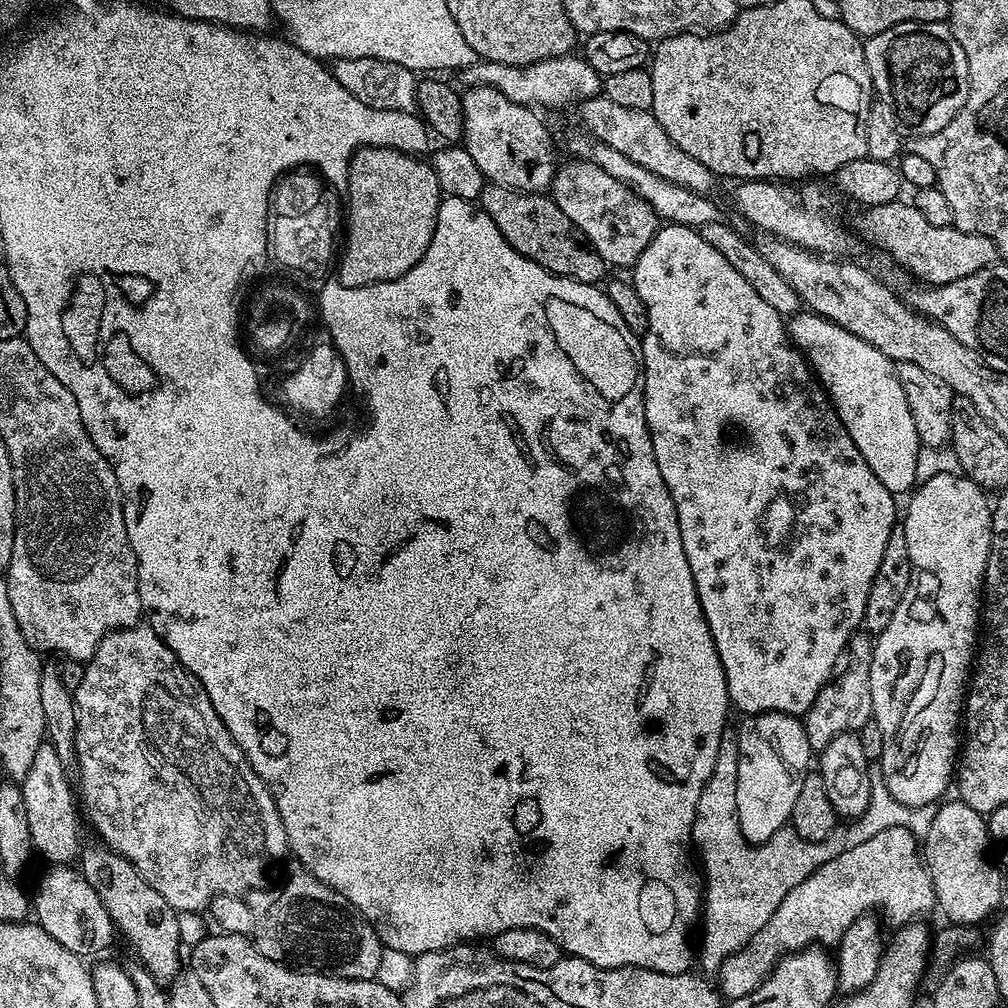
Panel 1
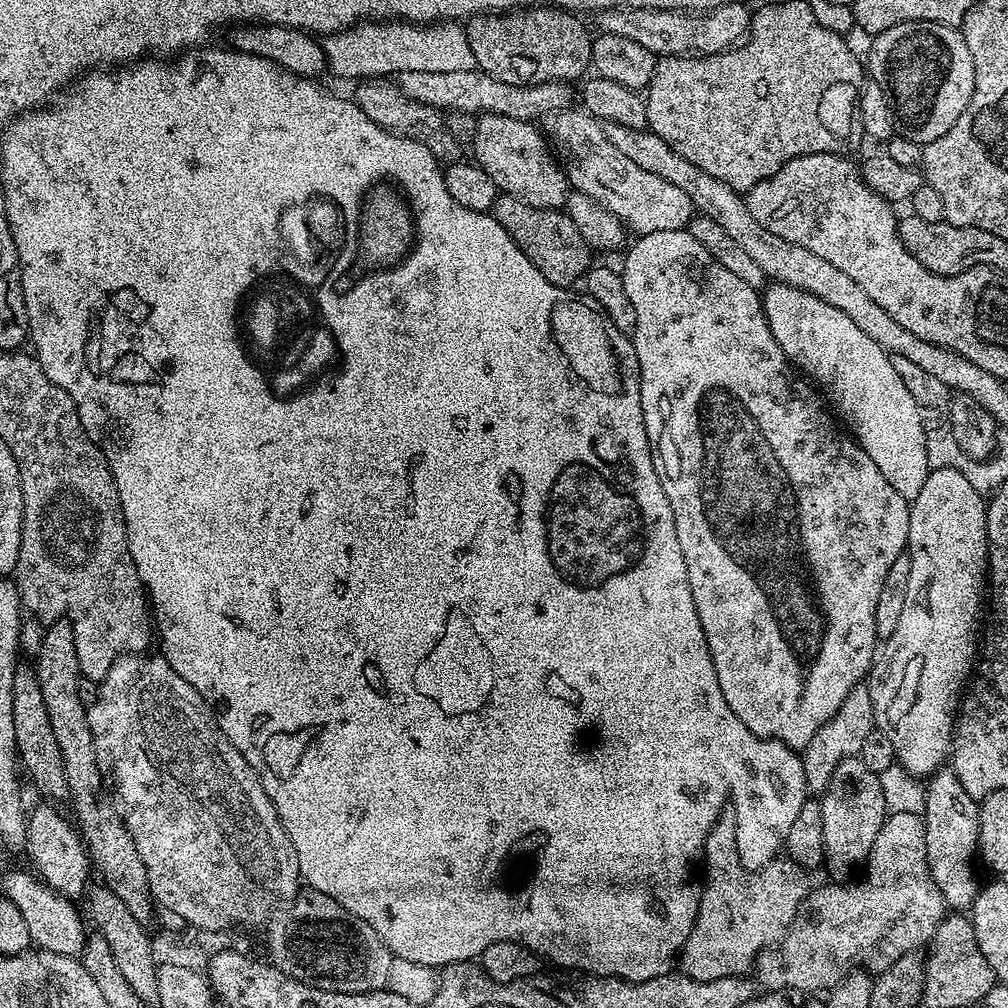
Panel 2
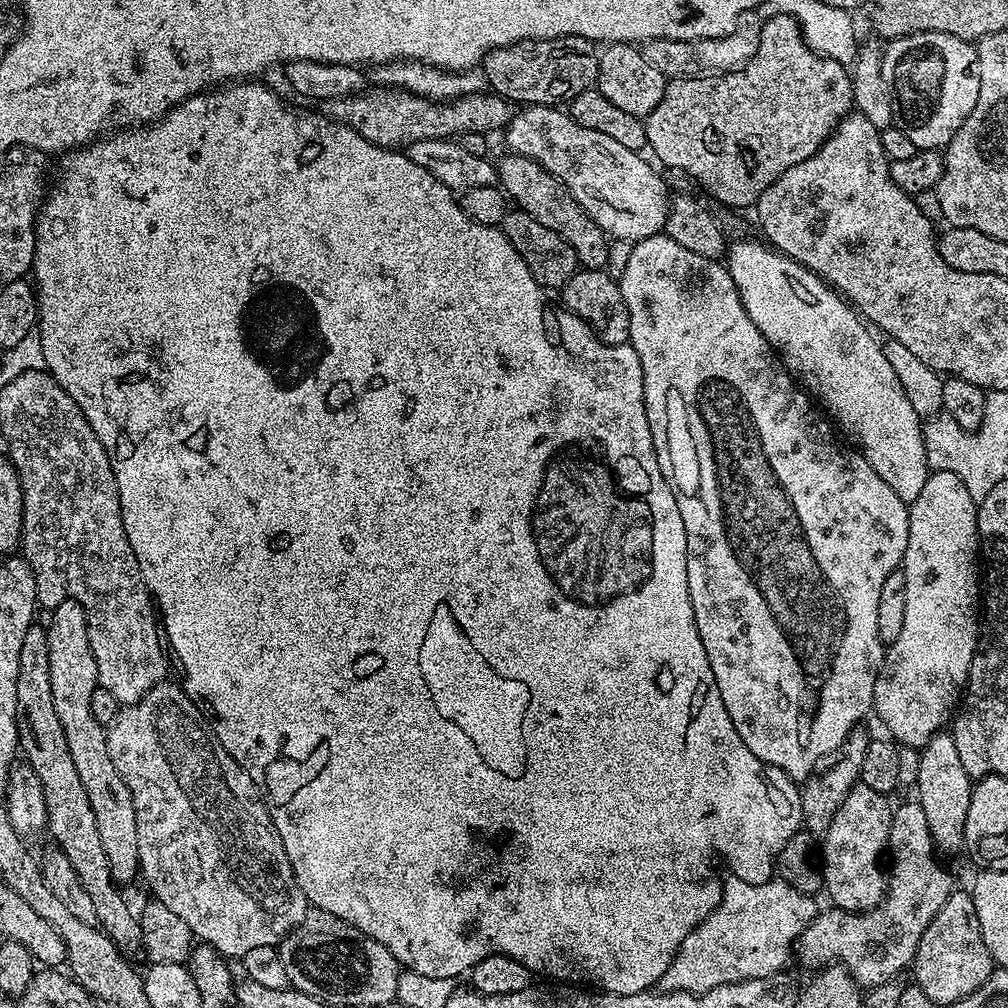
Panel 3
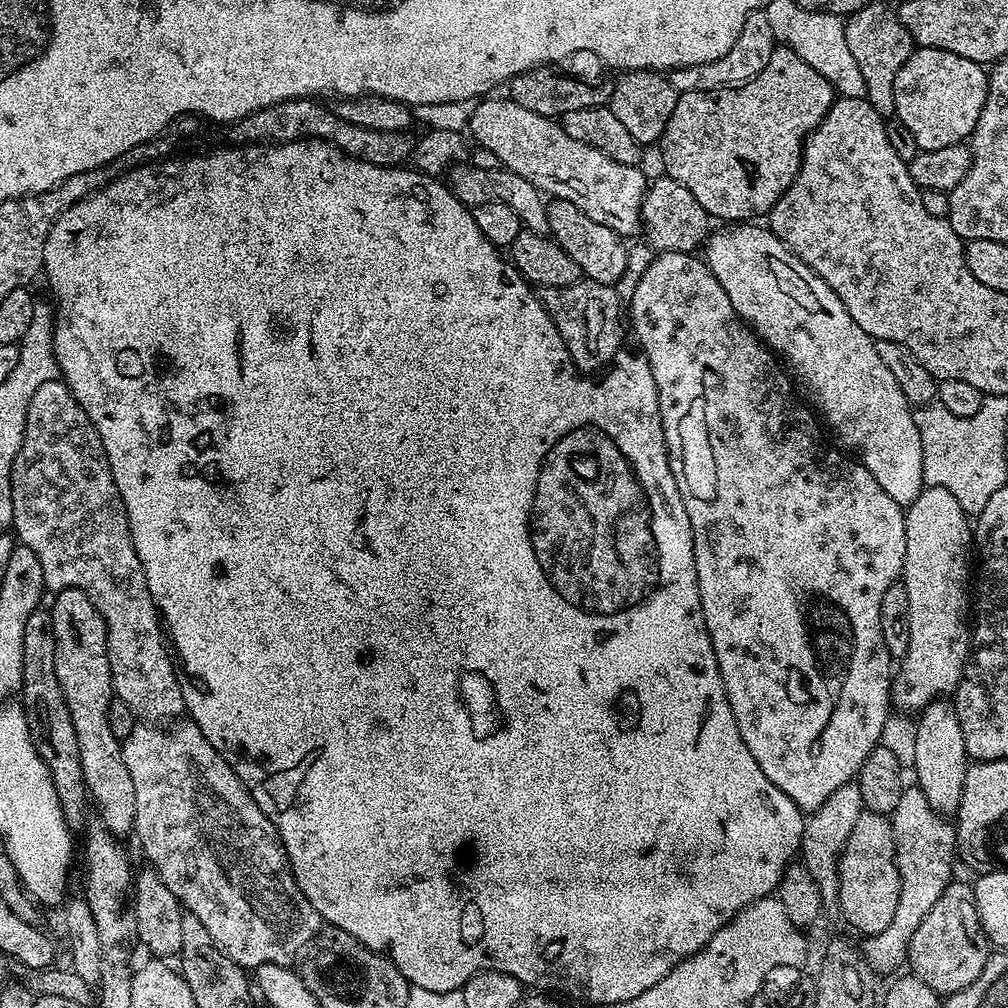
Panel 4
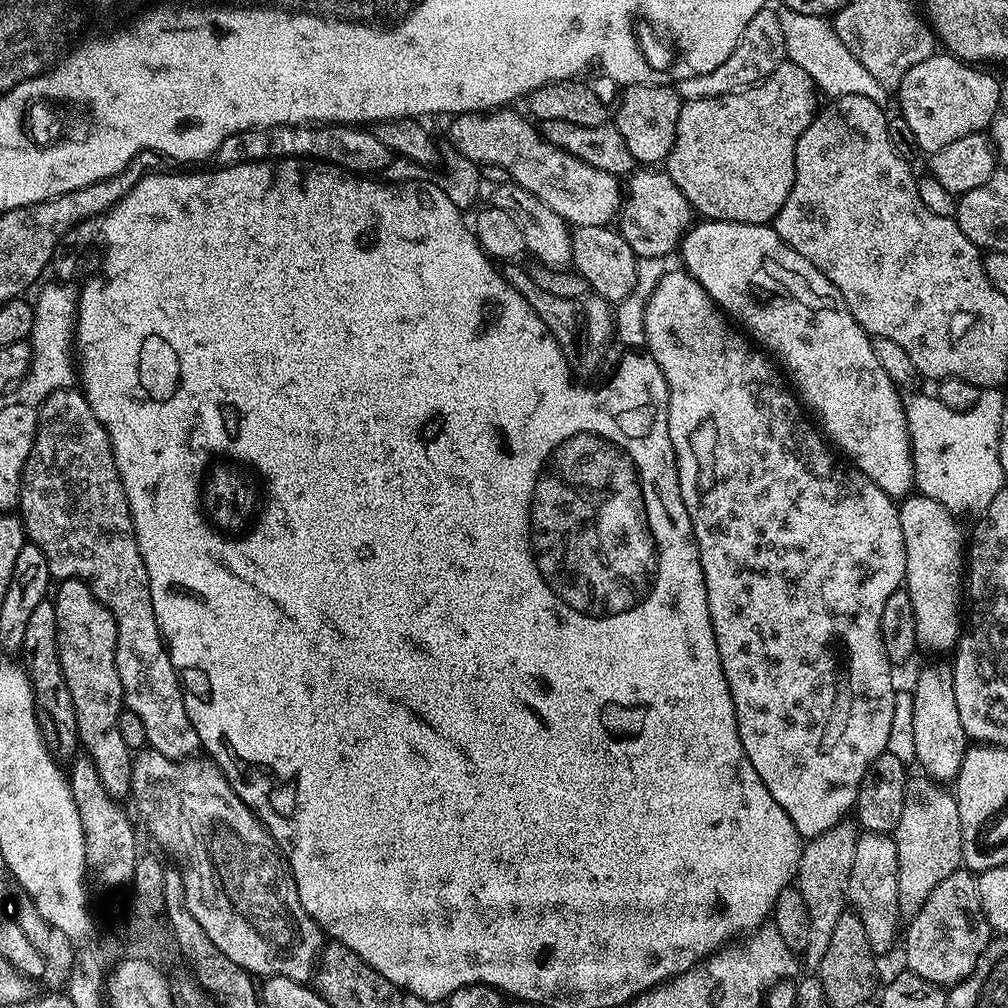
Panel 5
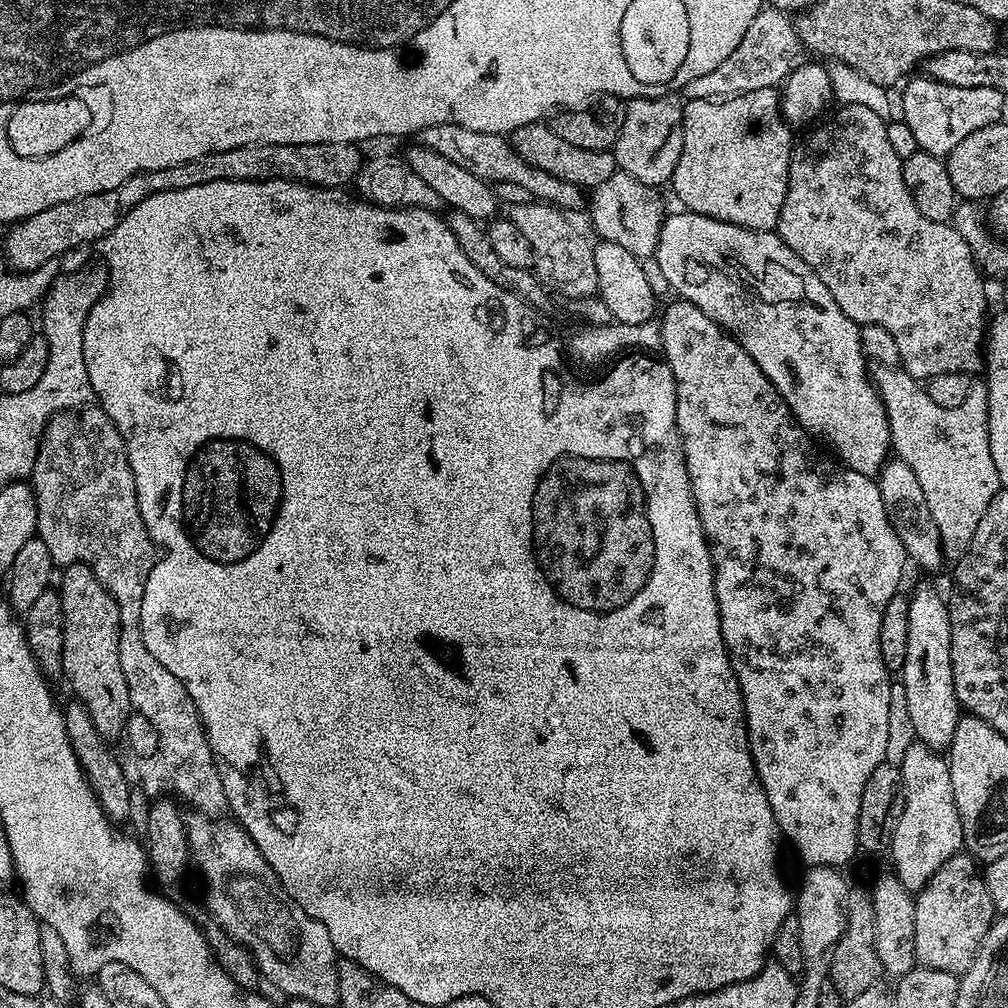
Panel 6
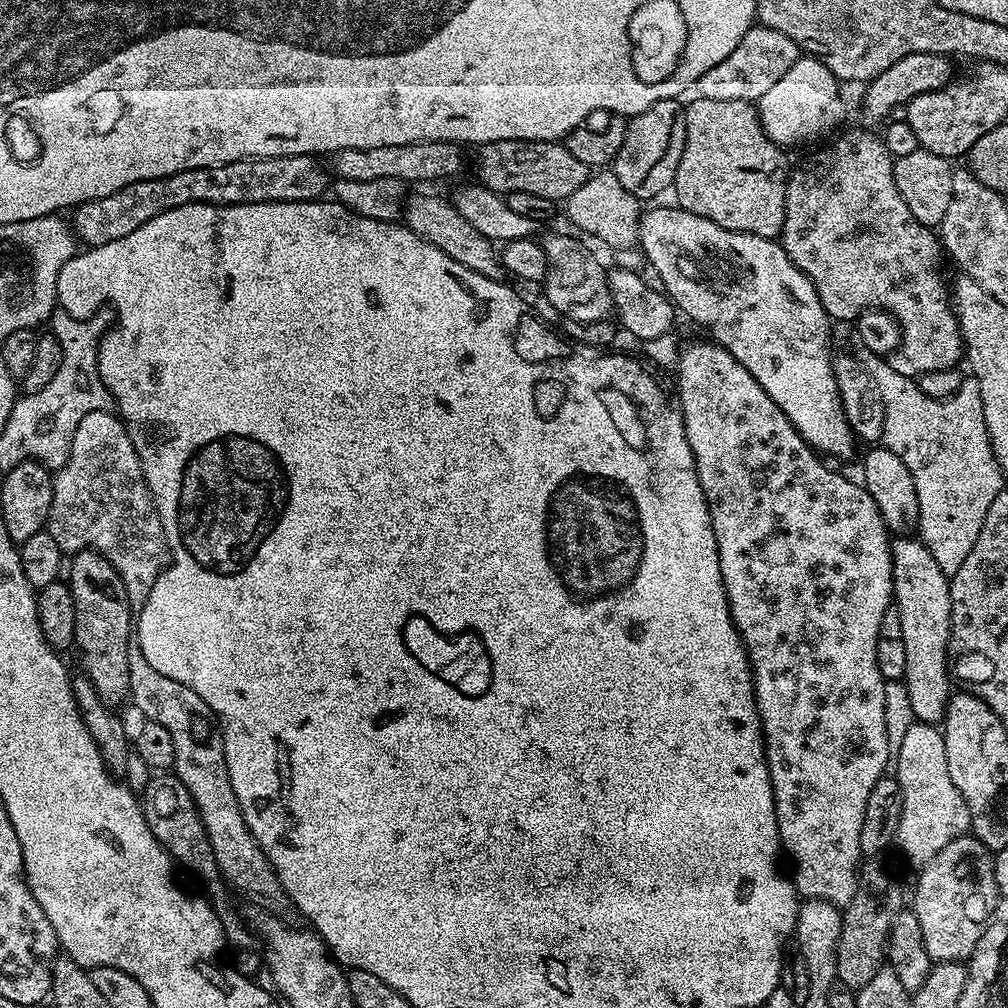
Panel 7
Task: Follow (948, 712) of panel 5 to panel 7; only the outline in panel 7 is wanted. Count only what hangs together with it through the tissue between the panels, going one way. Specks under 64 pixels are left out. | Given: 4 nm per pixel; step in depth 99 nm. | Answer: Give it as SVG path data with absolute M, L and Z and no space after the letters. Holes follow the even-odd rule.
M911 535L892 540L892 595L894 607L902 618L902 638L906 641L906 674L904 685L910 694L910 706L914 710L917 721L922 724L939 725L948 709L950 695L950 661L948 658L948 639L952 629L952 603L948 585L950 577L942 574L938 562L934 562L934 554L925 546L923 540Z

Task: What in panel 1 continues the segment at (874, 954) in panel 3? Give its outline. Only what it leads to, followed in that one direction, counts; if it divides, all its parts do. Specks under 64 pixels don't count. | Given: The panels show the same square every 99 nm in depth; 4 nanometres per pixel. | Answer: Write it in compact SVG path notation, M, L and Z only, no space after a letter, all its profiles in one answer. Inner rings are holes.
M882 830L860 844L845 847L843 852L830 858L830 862L818 866L814 874L798 882L798 886L782 898L770 922L766 922L766 926L750 938L747 946L726 957L718 973L721 997L730 1001L749 996L758 990L758 986L762 986L776 963L791 952L801 952L803 948L813 945L839 944L848 927L859 916L867 916L876 910L872 908L880 908L883 923L887 927L889 924L893 930L919 921L928 911L936 908L934 886L922 859L921 845L910 830Z

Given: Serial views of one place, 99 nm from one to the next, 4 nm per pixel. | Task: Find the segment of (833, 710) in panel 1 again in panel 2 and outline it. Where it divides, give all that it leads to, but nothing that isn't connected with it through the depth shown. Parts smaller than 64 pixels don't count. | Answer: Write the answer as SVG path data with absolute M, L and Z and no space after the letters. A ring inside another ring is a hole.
M867 683L857 684L846 698L842 698L842 706L838 706L829 720L810 738L810 742L802 749L802 759L805 768L807 791L812 794L823 794L828 791L828 783L834 774L834 766L842 762L842 758L859 756L862 741L870 735L870 730L876 727L874 718L874 702L870 702L870 690Z

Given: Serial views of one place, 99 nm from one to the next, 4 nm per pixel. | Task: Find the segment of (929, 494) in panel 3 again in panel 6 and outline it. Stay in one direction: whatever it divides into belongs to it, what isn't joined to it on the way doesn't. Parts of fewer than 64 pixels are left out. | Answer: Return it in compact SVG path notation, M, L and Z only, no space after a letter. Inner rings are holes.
M899 458L889 459L880 470L878 483L886 514L902 542L907 559L924 568L936 568L940 563L945 563L944 543L940 541L930 506L926 506L926 494L922 494L922 486L918 478L914 478L914 470L910 470L910 466Z

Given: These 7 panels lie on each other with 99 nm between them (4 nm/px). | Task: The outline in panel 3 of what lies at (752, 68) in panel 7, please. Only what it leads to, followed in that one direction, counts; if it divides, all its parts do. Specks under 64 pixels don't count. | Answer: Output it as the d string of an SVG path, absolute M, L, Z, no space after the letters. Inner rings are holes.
M743 12L730 34L713 40L650 40L643 45L646 62L654 66L665 78L682 76L707 76L735 72L752 63L762 34L762 19L758 12Z

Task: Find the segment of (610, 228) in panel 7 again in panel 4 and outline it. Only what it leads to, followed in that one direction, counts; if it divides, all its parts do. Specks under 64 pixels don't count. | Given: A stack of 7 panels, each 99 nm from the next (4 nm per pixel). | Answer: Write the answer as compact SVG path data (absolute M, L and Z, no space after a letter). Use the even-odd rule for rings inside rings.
M660 174L656 181L653 179L649 183L640 207L640 222L643 239L651 244L657 253L695 253L710 235L708 212L702 210L698 198L694 198L694 194L690 194L690 190L682 186L682 182L670 178L667 174Z

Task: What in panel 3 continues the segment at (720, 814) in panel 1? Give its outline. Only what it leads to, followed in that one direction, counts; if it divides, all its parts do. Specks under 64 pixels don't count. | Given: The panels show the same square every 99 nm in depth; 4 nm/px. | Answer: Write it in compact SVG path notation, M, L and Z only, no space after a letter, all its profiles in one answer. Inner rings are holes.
M729 875L723 881L720 889L720 901L715 910L710 913L704 921L694 929L690 934L686 934L686 938L682 942L682 946L676 951L675 958L670 962L670 966L666 970L666 974L662 974L659 987L666 992L705 992L706 990L714 990L714 986L722 986L730 982L742 982L750 978L762 978L763 976L775 976L788 964L788 959L793 959L794 945L800 939L800 935L806 930L808 923L816 917L818 905L815 904L813 897L806 892L794 890L794 886L790 886L787 882L779 878L767 880L764 884L747 884L742 882L742 878Z

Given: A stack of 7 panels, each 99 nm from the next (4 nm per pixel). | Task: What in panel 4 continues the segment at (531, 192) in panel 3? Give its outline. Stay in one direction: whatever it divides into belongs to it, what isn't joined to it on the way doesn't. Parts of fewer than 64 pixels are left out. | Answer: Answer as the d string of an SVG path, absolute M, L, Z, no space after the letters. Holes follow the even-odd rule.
M552 198L546 205L551 239L555 240L566 254L570 254L574 262L578 262L581 273L599 284L619 285L624 279L629 250L625 237L610 230L610 226L602 226L602 222L594 222L594 218L586 218L586 214L582 214L582 210L578 210L578 206L574 206L572 202Z

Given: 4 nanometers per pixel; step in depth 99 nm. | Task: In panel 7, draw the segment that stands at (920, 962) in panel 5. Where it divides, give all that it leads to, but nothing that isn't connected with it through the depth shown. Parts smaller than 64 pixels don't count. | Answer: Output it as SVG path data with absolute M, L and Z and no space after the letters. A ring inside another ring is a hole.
M959 836L954 842L942 846L942 850L923 864L919 872L916 897L911 907L918 918L918 926L922 926L926 954L930 954L934 962L967 961L978 946L998 903L993 849L985 846L977 836Z

